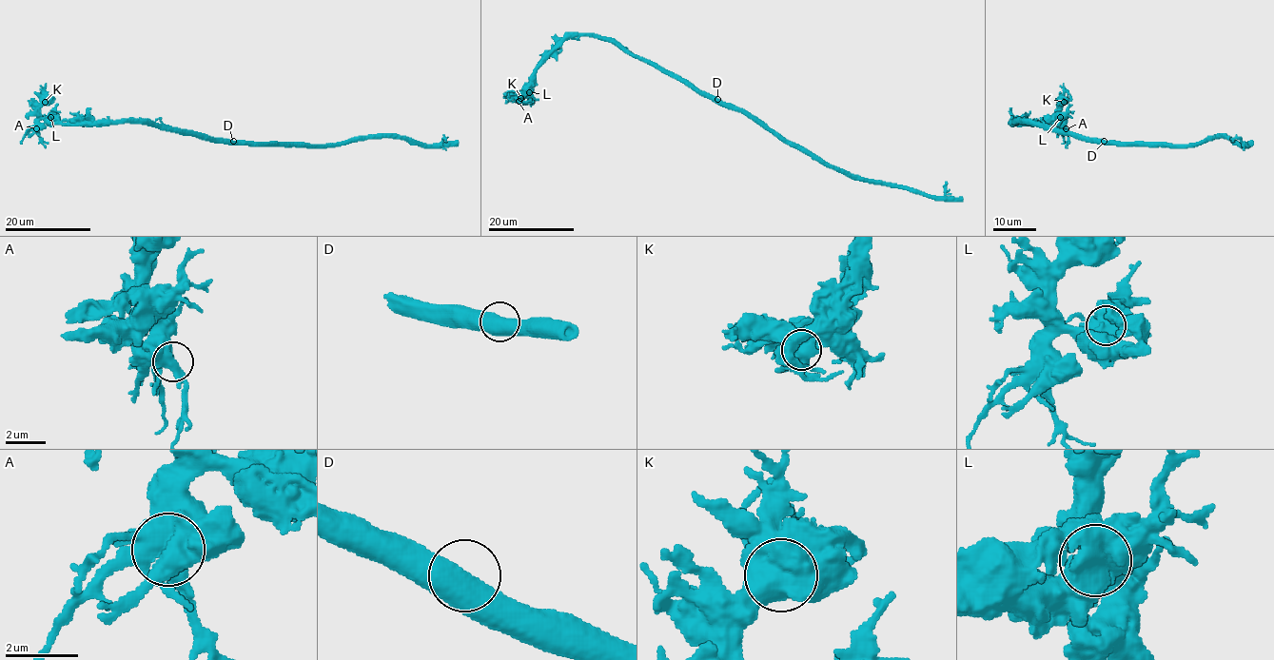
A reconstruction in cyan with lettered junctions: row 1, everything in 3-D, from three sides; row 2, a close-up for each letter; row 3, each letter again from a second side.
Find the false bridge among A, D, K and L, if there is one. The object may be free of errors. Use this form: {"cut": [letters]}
{"cut": ["L"]}

